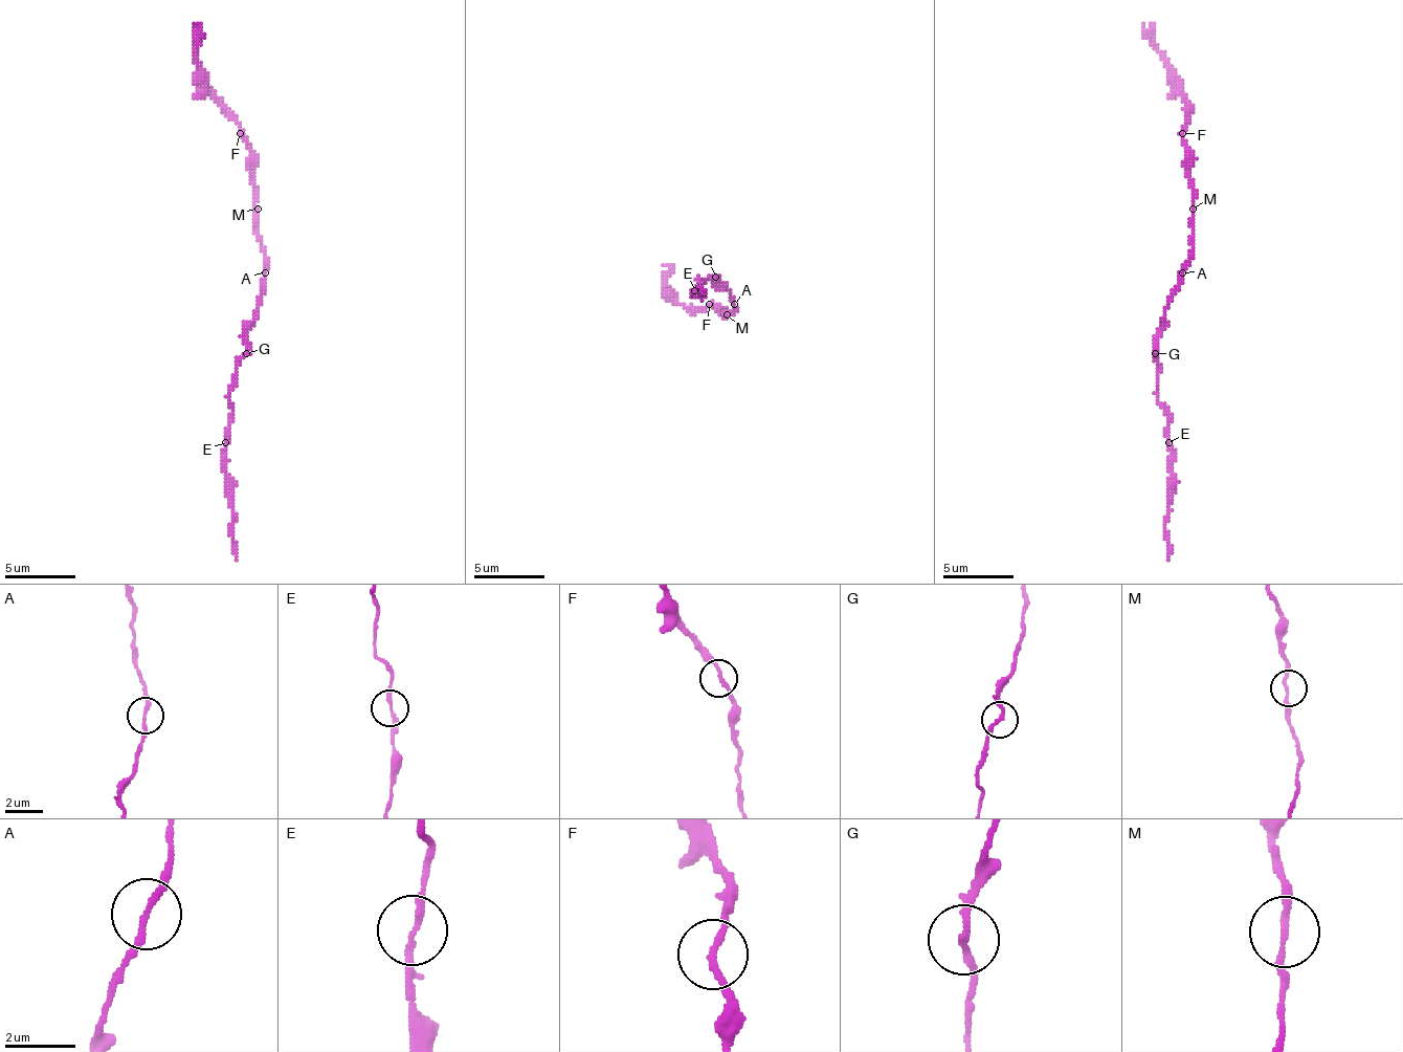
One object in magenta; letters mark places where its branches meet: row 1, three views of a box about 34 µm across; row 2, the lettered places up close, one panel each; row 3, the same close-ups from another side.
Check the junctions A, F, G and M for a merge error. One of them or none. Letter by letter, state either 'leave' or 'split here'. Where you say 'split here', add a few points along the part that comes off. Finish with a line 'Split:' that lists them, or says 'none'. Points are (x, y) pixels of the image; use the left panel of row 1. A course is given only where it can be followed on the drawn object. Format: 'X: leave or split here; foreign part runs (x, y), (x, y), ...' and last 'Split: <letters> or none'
A: leave
F: leave
G: leave
M: leave
Split: none

